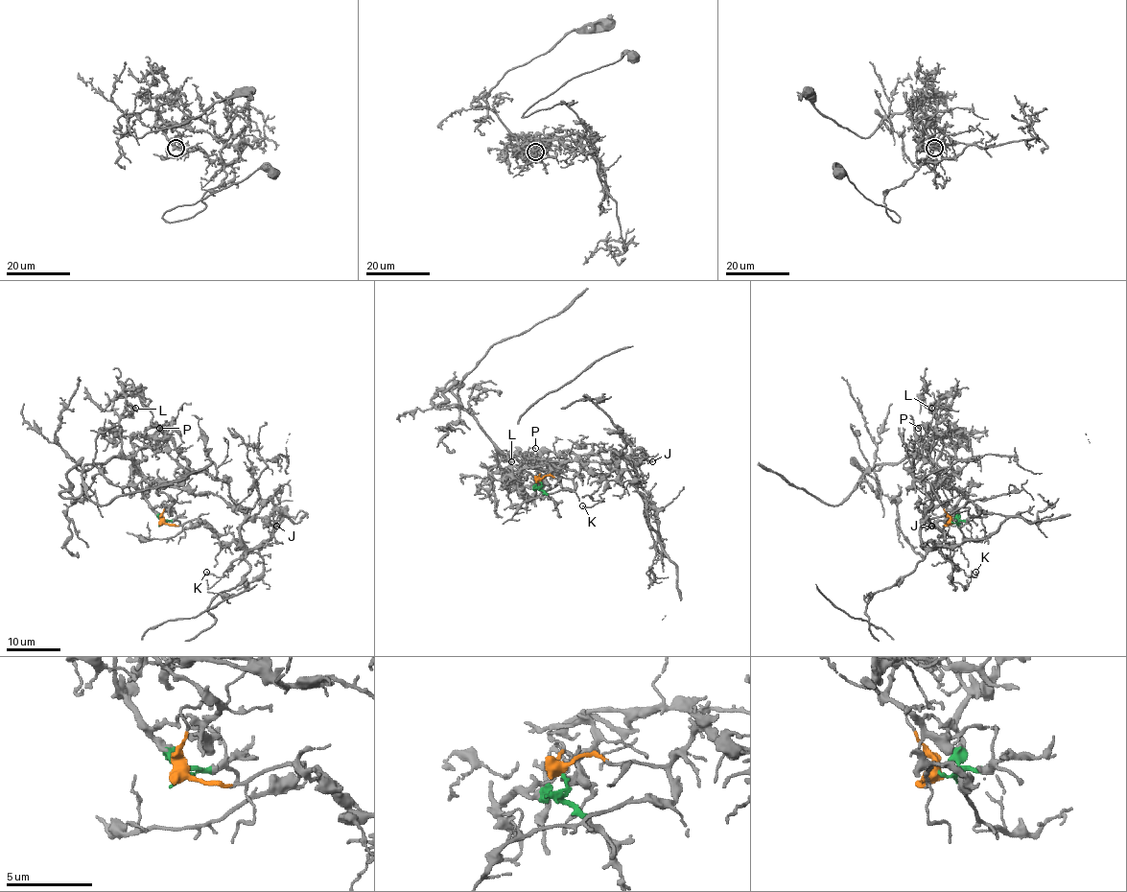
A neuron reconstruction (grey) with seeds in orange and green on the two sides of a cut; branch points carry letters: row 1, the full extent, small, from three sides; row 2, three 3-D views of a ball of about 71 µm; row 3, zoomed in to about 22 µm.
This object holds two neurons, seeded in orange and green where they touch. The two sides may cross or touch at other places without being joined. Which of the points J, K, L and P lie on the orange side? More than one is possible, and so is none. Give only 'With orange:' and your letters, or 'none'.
With orange: J, K

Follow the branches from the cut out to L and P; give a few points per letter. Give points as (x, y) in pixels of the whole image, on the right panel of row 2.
L: (950, 523), (957, 521), (960, 495), (947, 475), (927, 461), (921, 448), (923, 436), (936, 424), (930, 408)
P: (950, 523), (957, 521), (960, 495), (927, 460), (932, 444), (926, 428), (918, 428)

